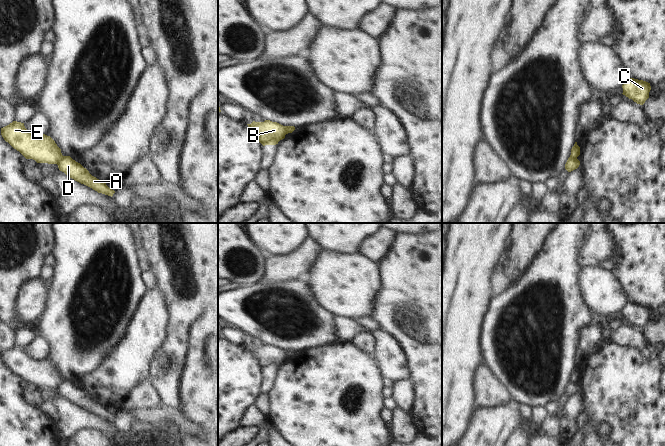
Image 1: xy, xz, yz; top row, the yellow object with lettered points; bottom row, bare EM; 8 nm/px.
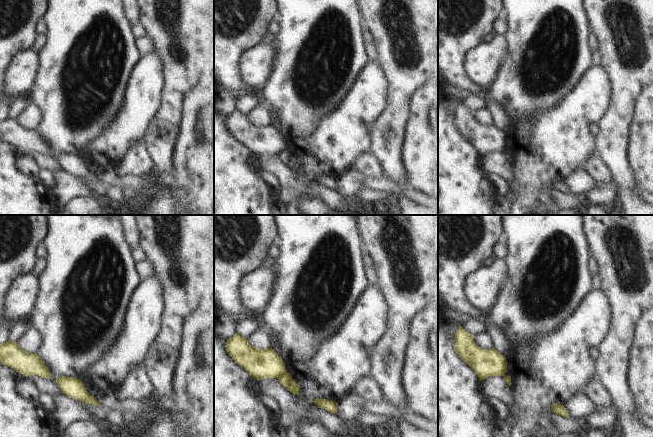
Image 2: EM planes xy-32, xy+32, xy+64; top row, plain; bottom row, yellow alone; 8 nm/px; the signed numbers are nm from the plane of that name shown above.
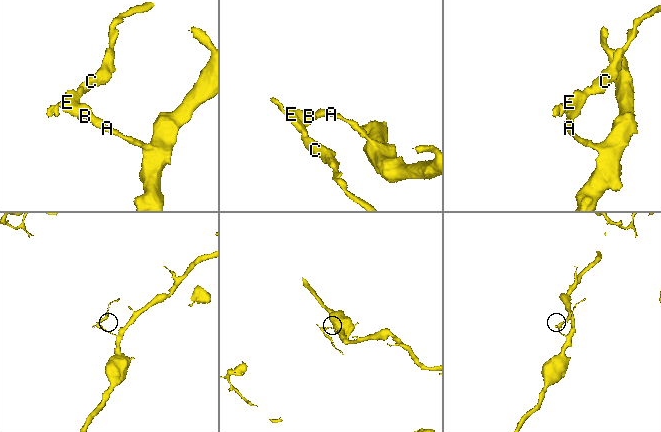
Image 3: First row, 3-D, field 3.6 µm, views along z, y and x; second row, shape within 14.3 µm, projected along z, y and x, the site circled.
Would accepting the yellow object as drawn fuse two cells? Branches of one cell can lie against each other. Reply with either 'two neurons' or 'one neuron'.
two neurons

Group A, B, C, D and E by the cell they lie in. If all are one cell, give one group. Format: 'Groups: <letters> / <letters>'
Groups: A D / B C E

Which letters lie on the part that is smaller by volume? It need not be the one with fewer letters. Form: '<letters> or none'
B, C, E

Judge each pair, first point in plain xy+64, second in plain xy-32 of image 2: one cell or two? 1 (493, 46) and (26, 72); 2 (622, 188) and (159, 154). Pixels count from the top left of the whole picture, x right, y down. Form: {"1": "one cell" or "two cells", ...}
{"1": "one cell", "2": "one cell"}

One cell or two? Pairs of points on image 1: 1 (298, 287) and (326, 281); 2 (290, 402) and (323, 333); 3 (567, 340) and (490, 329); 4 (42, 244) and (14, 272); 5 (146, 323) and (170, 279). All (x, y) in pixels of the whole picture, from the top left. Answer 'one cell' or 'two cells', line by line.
1: two cells
2: two cells
3: one cell
4: one cell
5: two cells

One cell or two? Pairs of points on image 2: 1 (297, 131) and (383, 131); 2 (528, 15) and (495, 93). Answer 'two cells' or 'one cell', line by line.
1: two cells
2: one cell

